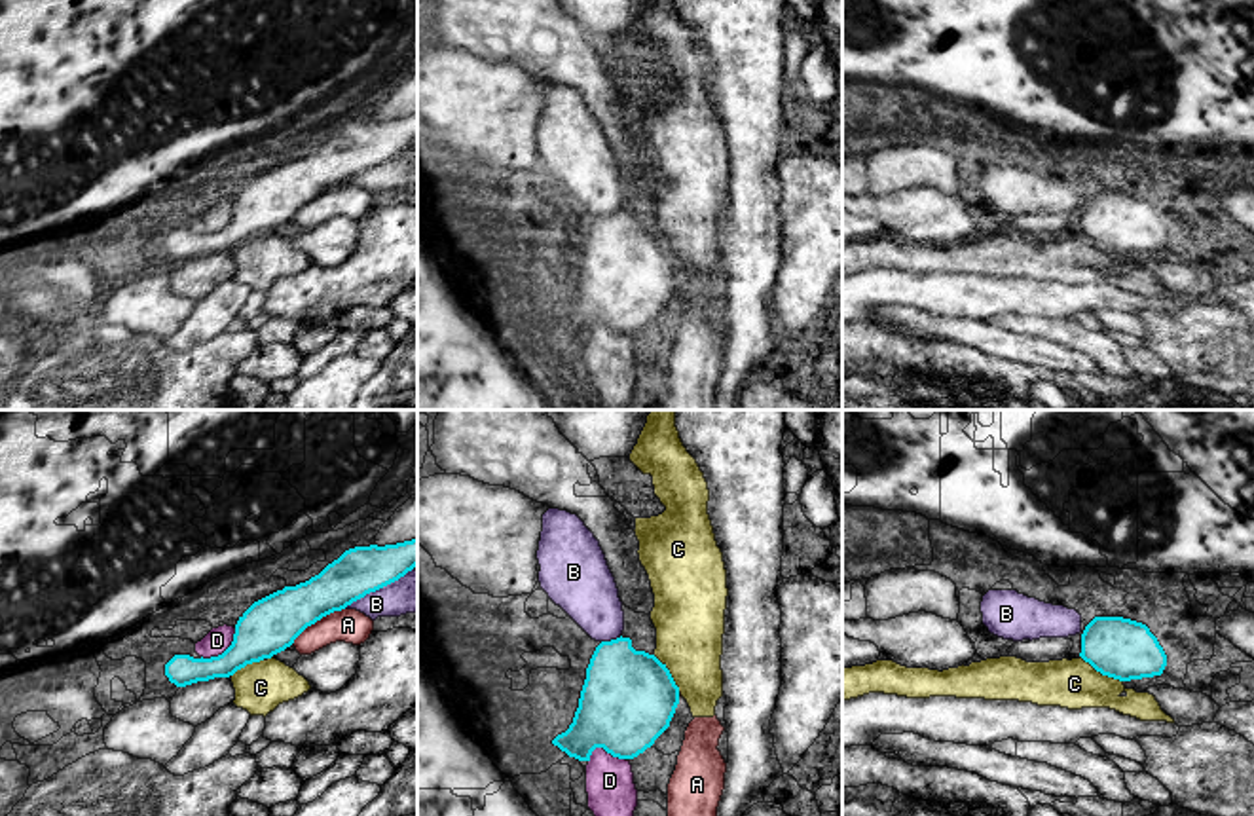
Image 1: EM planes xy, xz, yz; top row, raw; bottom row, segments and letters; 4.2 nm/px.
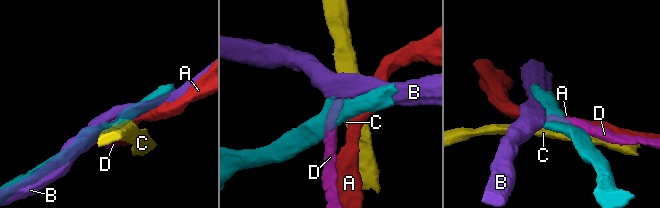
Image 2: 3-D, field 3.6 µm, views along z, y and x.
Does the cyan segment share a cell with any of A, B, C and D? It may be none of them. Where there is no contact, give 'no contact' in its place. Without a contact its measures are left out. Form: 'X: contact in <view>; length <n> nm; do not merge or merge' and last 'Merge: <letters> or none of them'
A: contact in xy; length 280 nm; do not merge
B: contact in xy; length 340 nm; do not merge
C: contact in yz; length 220 nm; do not merge
D: contact in xy; length 200 nm; do not merge
Merge: none of them

